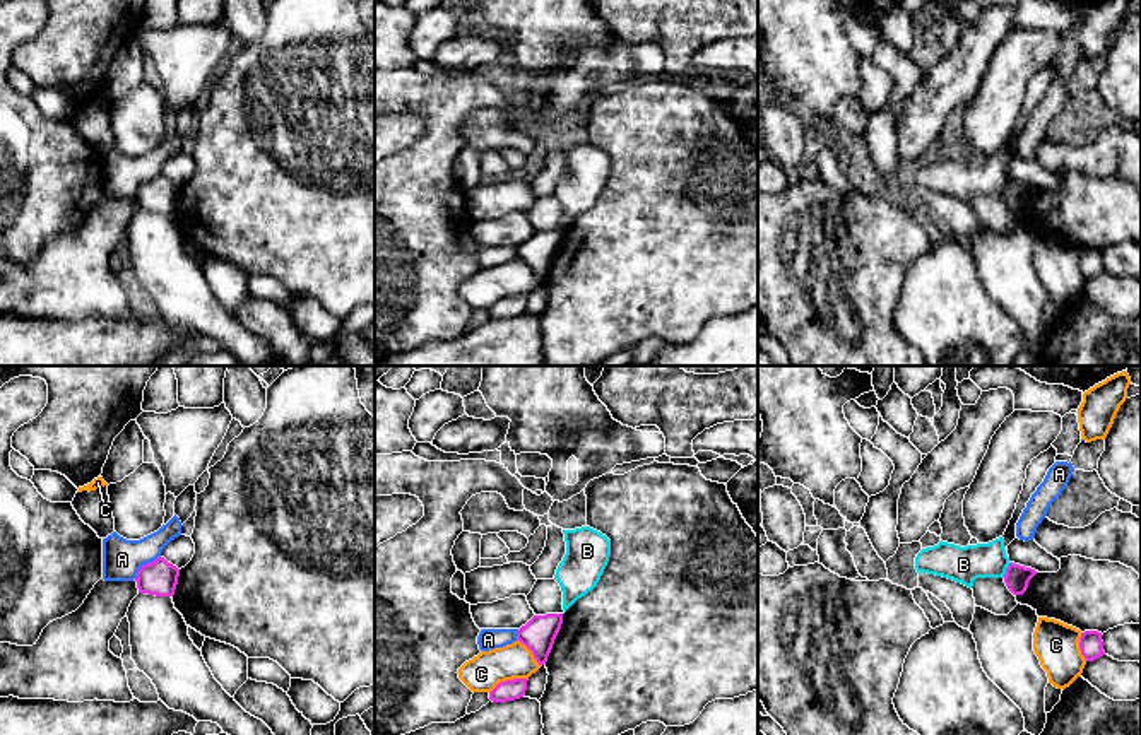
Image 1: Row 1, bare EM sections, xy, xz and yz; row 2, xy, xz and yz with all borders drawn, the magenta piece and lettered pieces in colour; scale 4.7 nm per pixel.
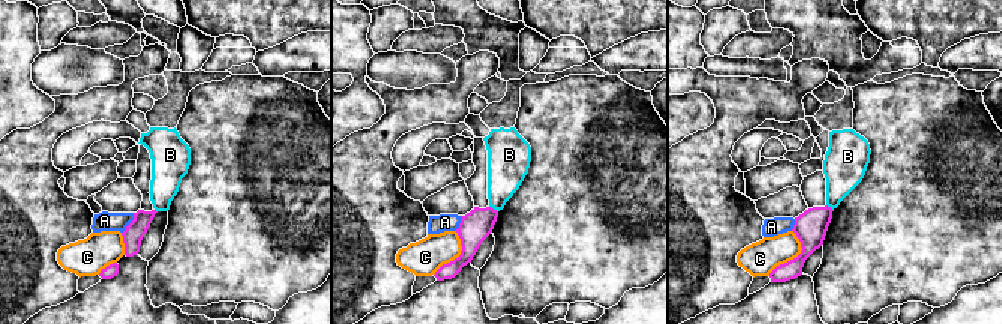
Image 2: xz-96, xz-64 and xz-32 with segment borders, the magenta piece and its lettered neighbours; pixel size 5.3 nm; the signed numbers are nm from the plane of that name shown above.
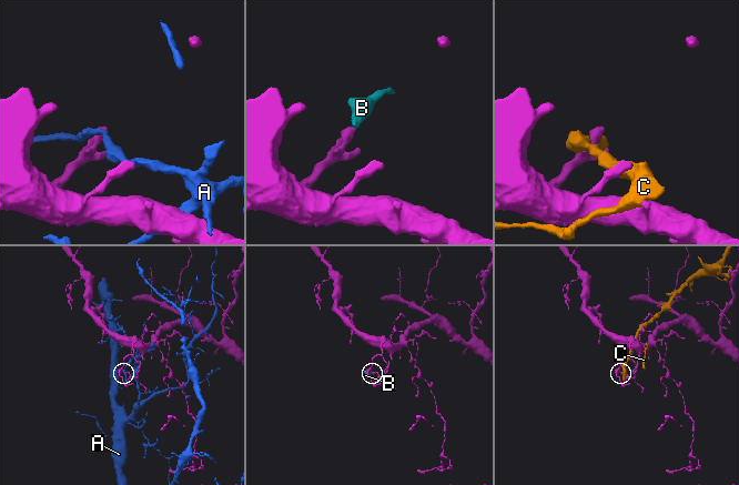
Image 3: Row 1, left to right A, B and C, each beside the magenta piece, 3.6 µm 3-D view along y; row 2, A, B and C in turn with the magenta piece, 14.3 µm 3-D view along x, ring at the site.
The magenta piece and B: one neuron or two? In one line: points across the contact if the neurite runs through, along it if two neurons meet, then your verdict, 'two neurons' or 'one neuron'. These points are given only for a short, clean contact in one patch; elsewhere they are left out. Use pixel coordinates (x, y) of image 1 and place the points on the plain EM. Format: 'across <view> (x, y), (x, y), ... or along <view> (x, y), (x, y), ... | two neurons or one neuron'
along yz (1010, 180), (1003, 194) | two neurons

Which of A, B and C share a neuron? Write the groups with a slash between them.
A / B / C

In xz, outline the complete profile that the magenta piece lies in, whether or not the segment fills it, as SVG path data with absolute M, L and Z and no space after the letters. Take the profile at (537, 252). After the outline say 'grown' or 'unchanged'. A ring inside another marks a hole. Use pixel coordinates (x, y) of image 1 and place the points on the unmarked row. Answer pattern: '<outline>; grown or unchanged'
M563 231L534 232L525 243L517 246L517 258L532 268L539 282L546 282L561 241Z; unchanged

